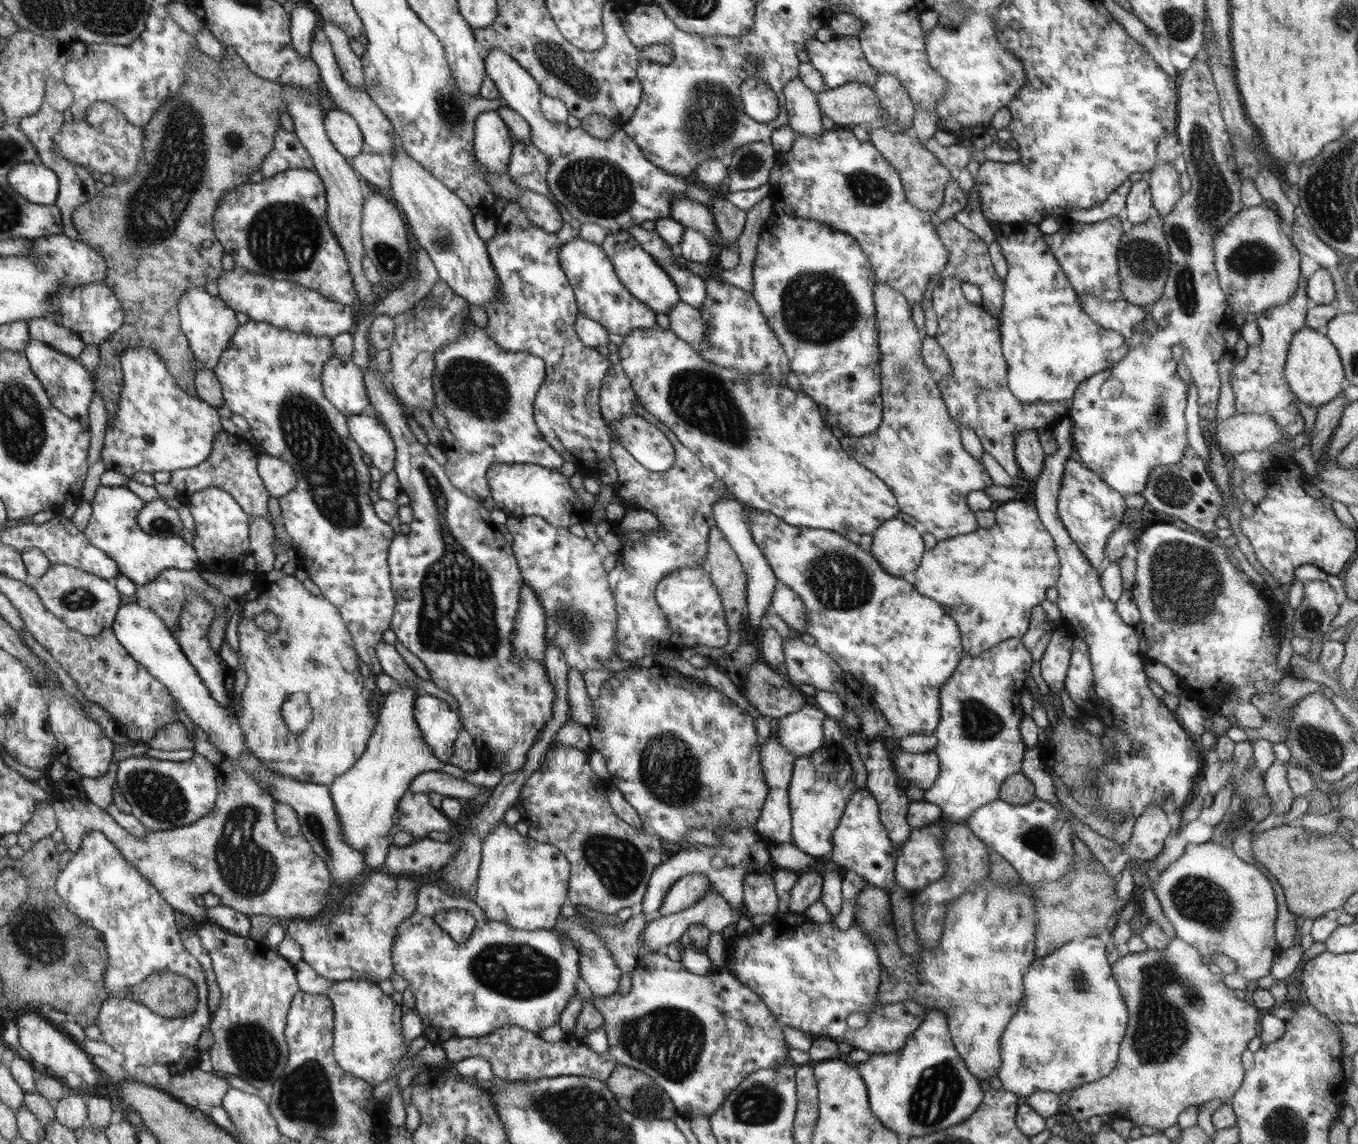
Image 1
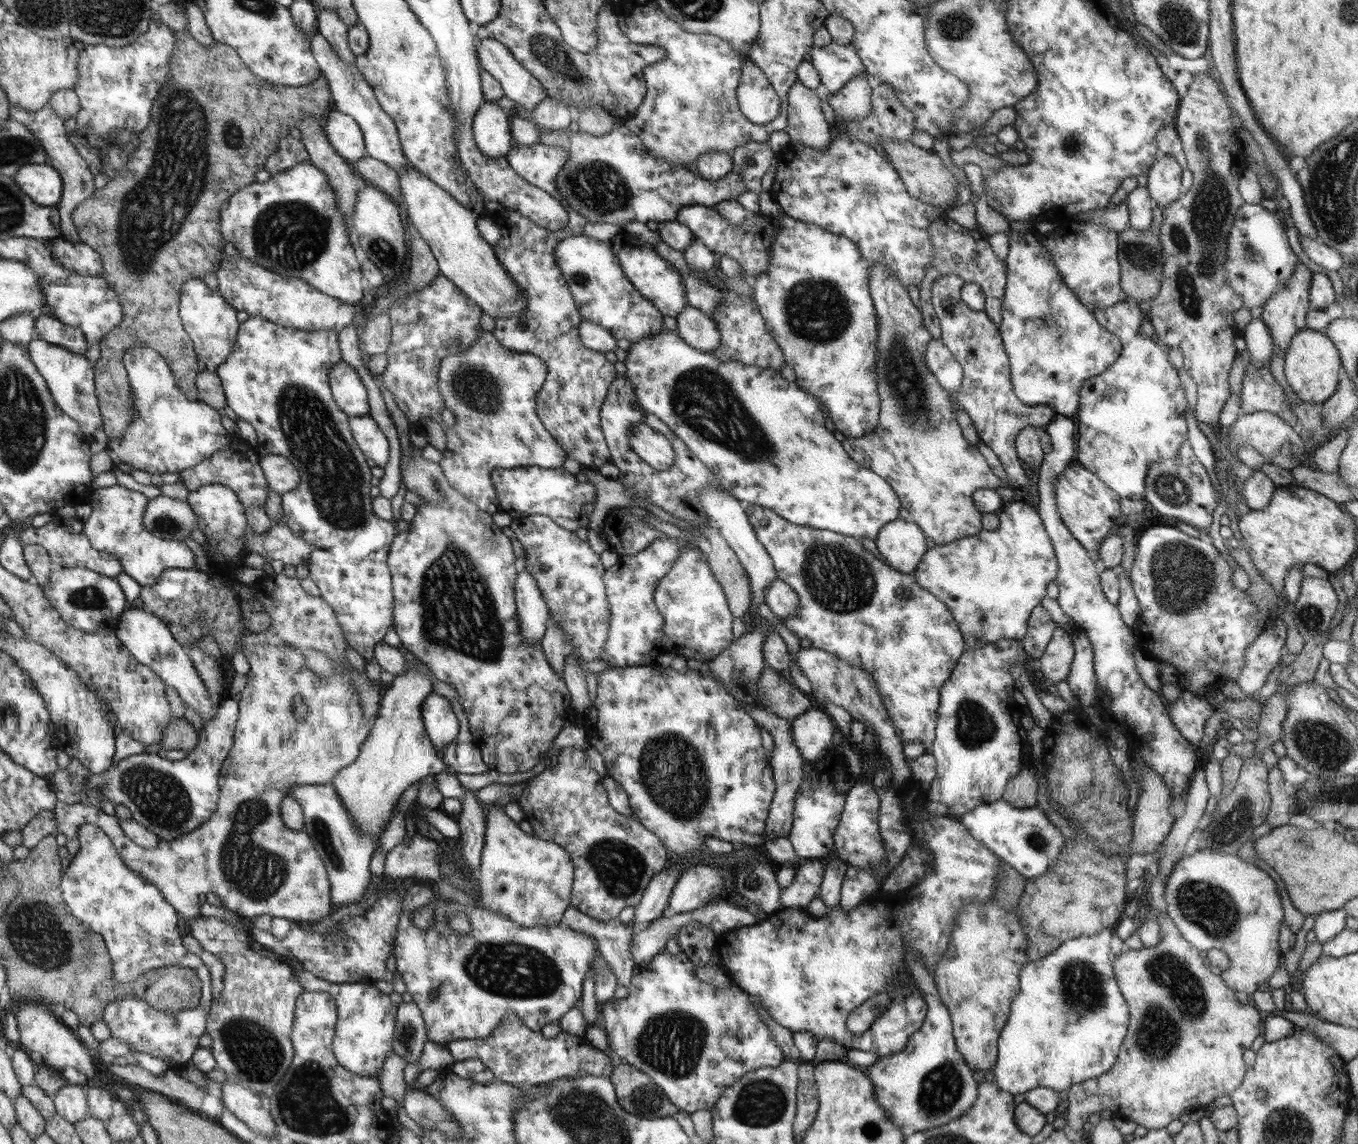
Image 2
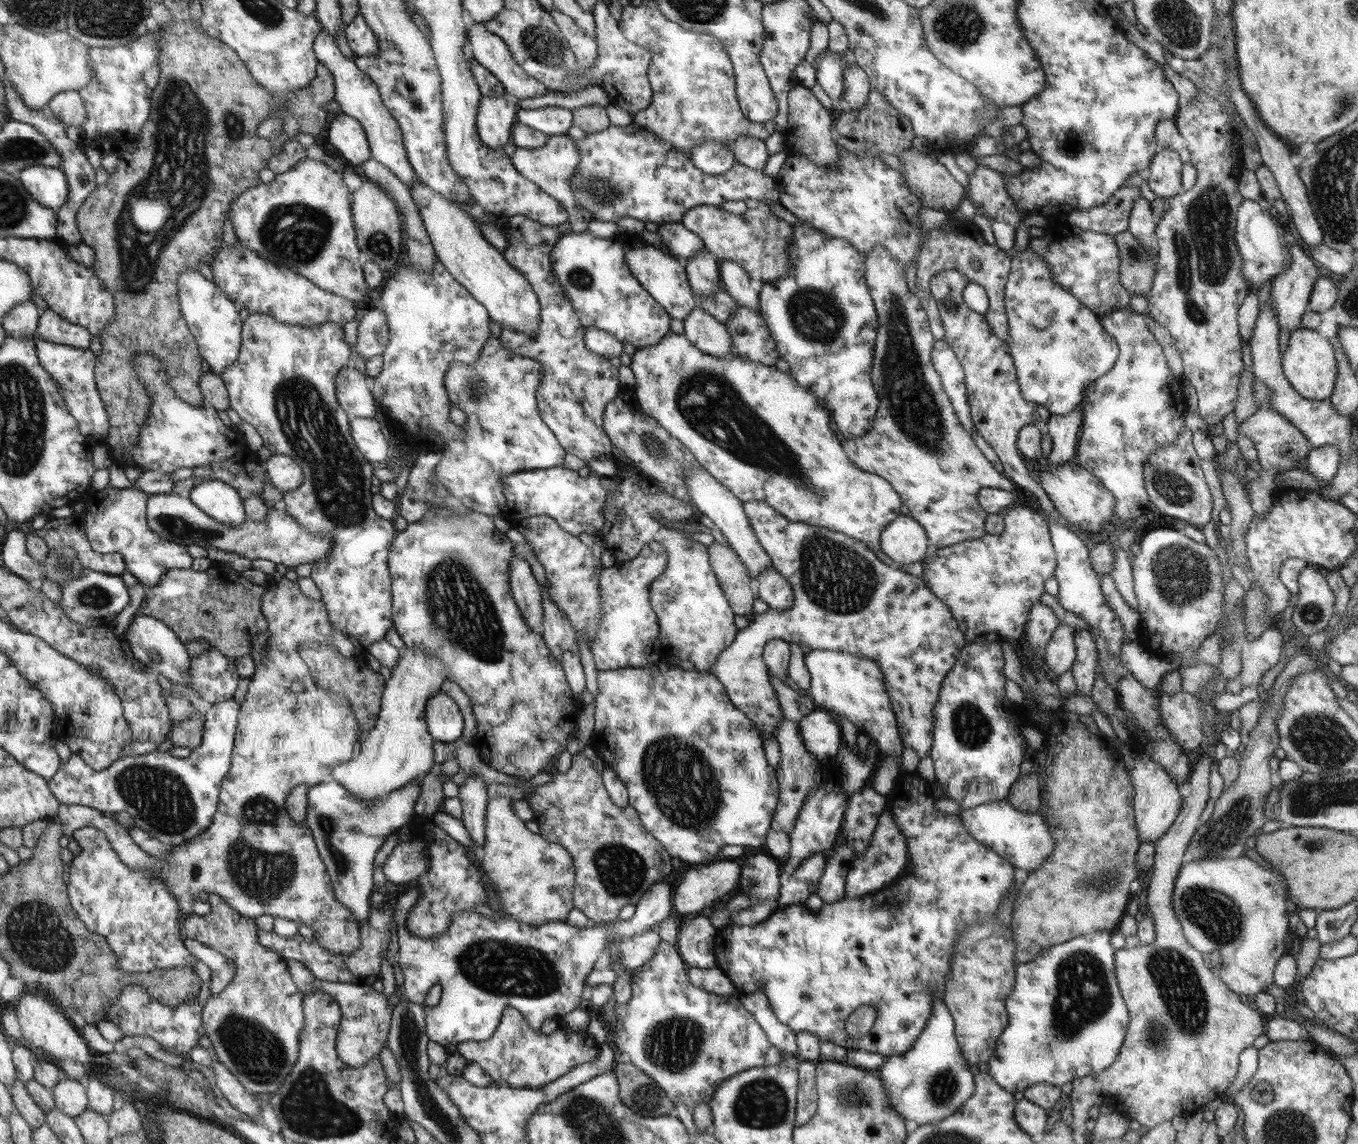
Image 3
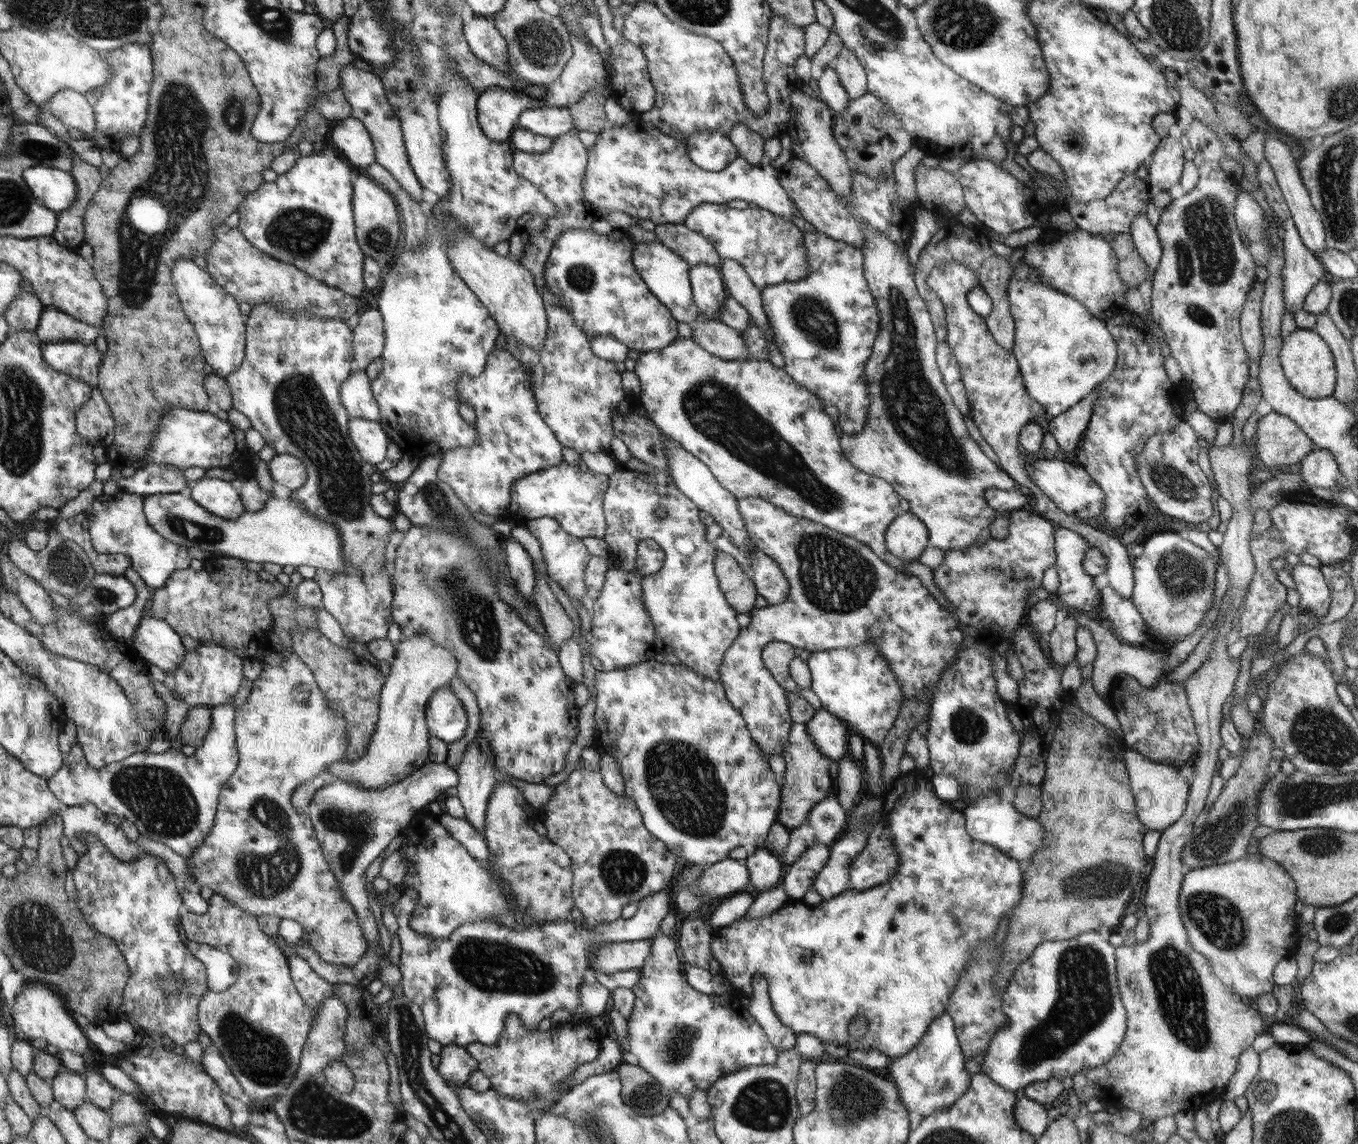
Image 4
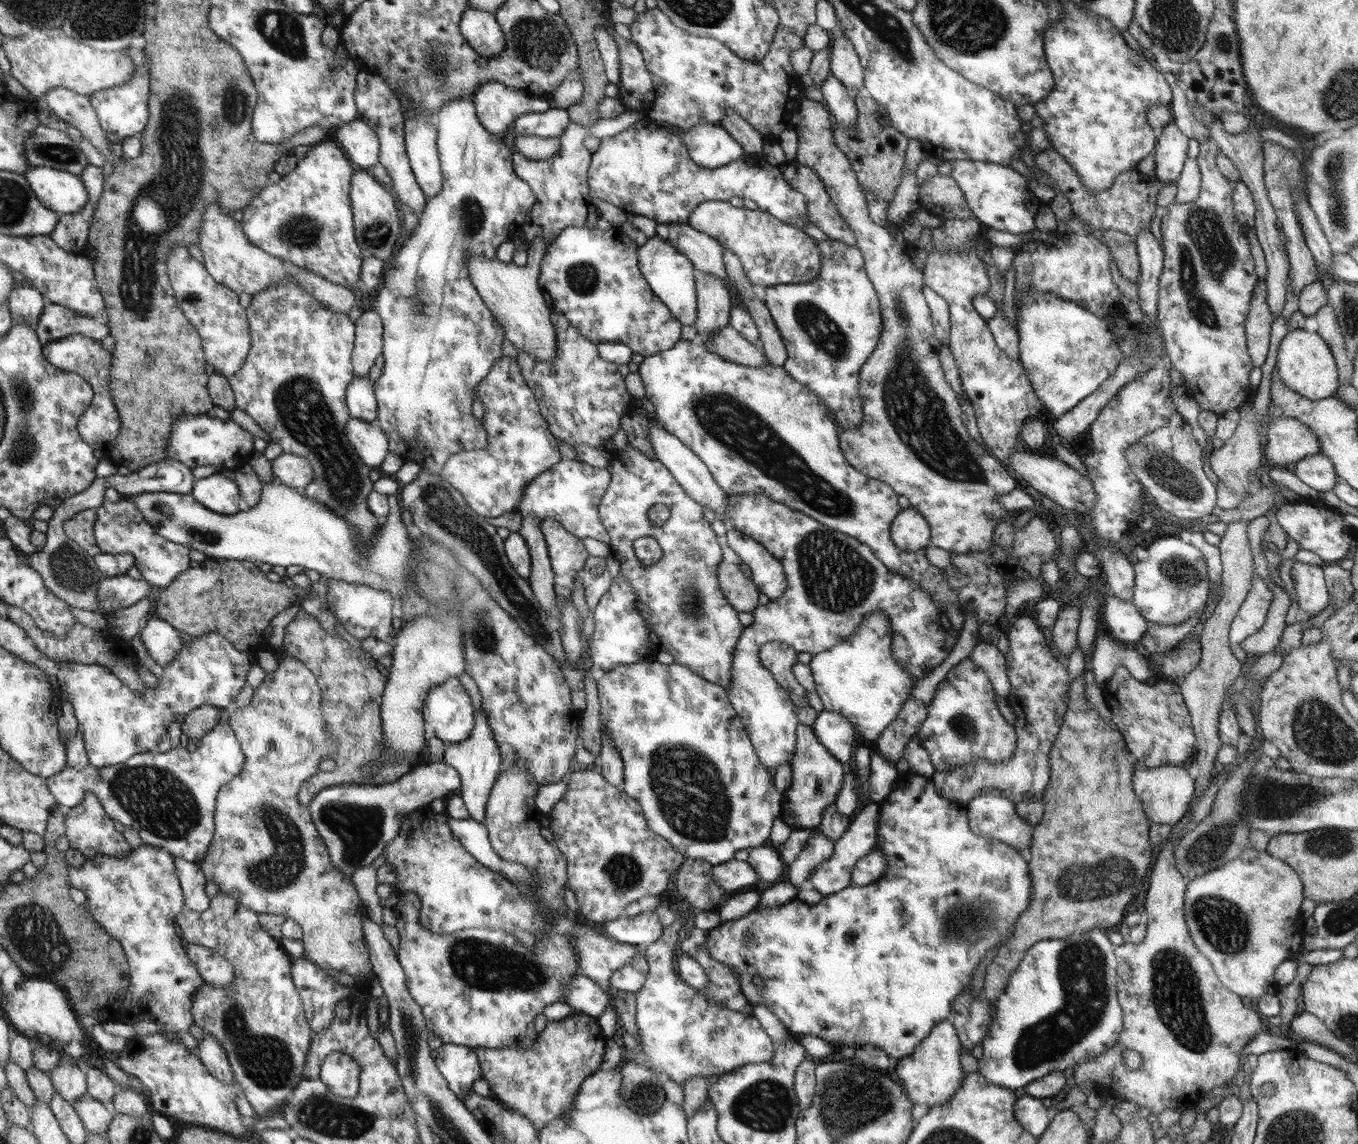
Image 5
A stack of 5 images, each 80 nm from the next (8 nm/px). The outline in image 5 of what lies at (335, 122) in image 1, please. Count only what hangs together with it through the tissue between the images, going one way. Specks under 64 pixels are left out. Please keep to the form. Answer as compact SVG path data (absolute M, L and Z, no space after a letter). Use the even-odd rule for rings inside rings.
M362 120L340 126L334 138L343 146L343 150L347 151L349 158L357 164L359 170L379 164L381 143L378 133Z

